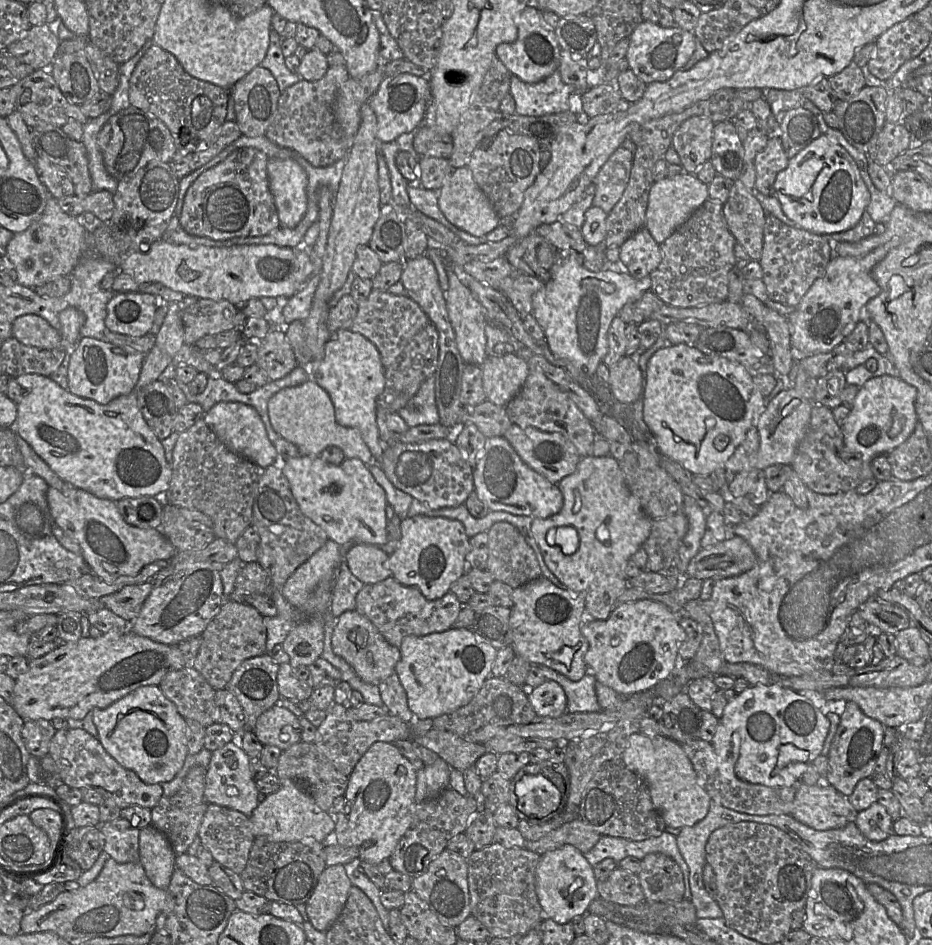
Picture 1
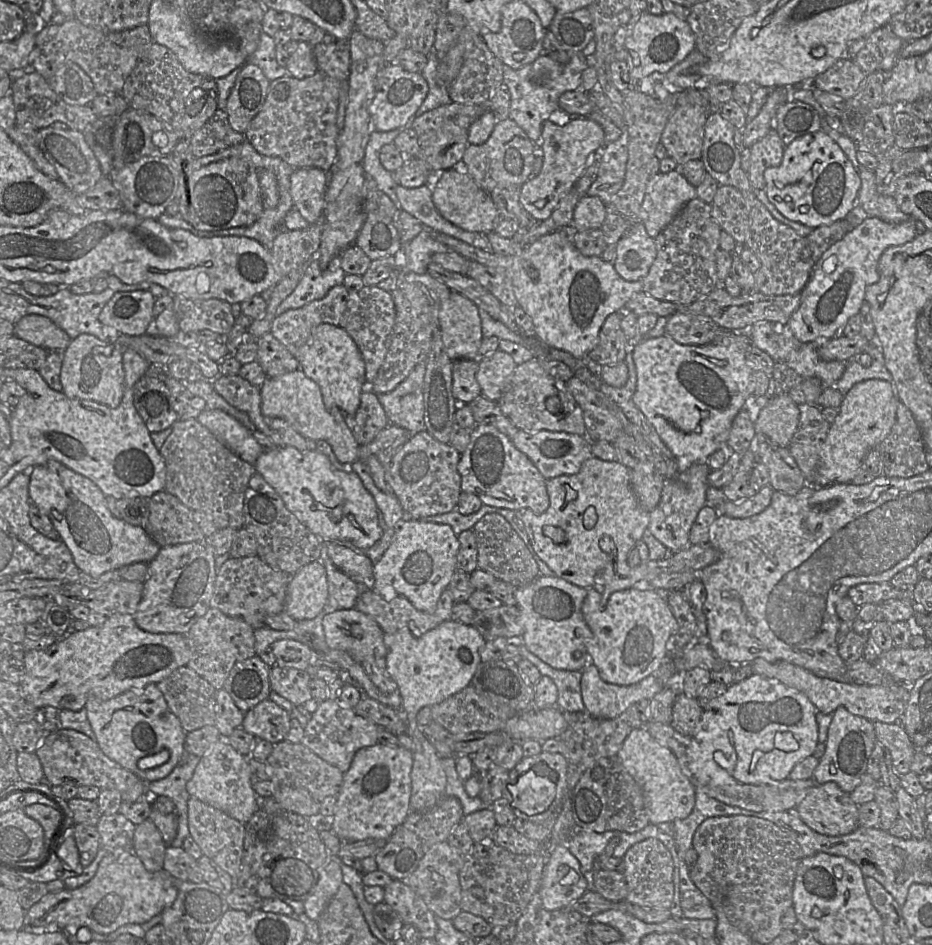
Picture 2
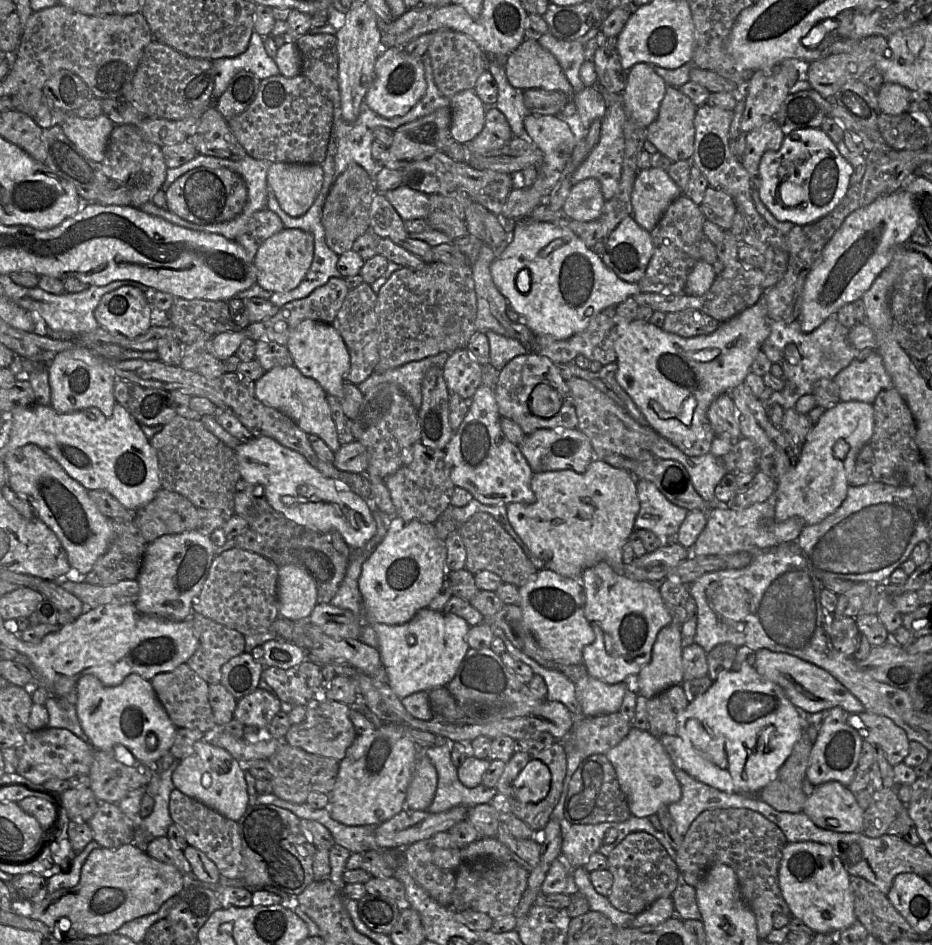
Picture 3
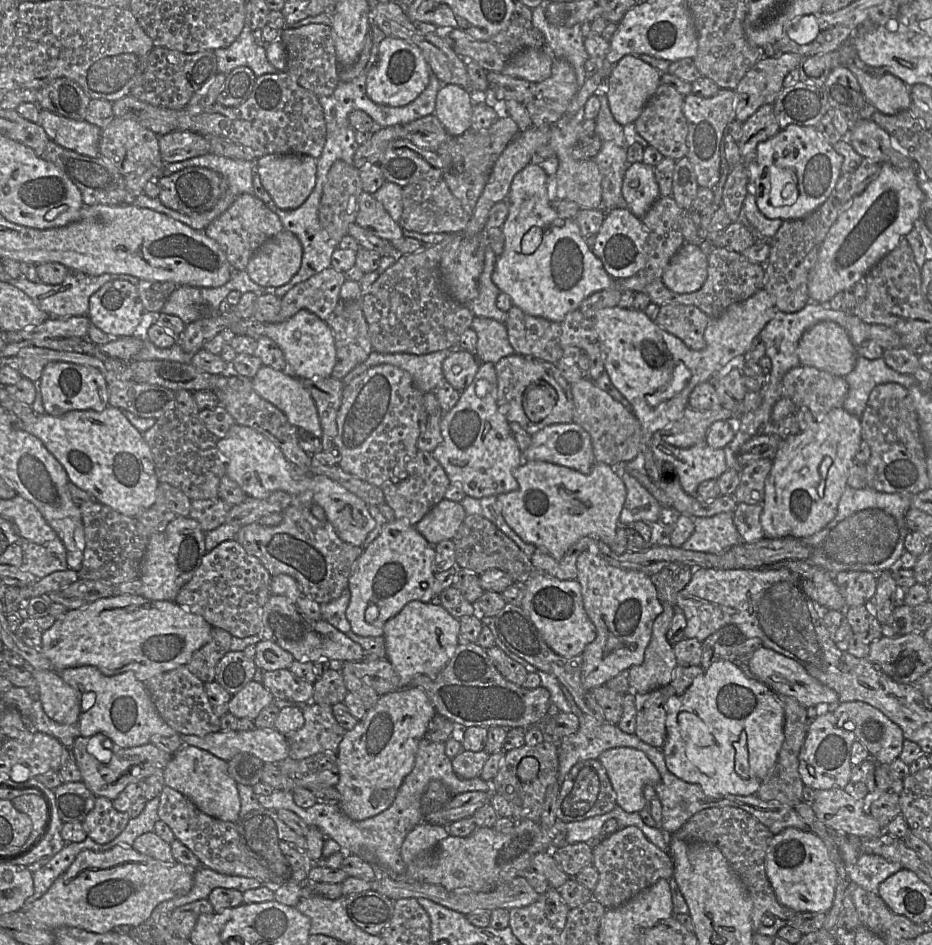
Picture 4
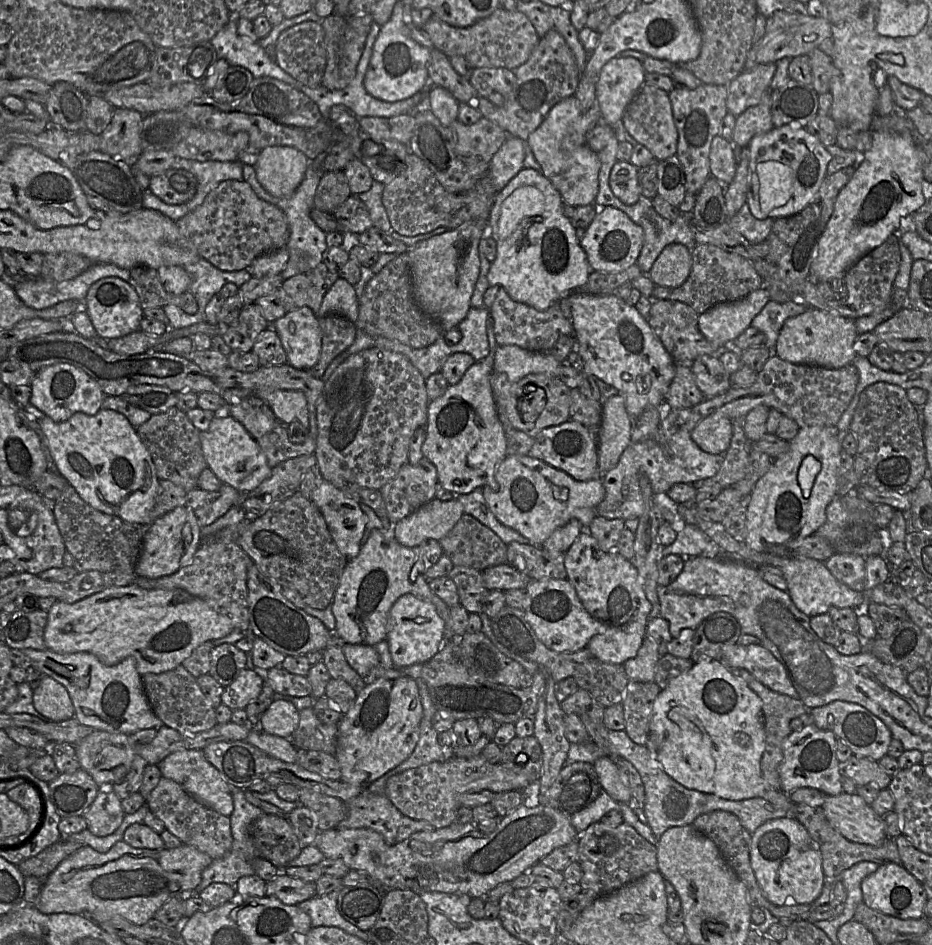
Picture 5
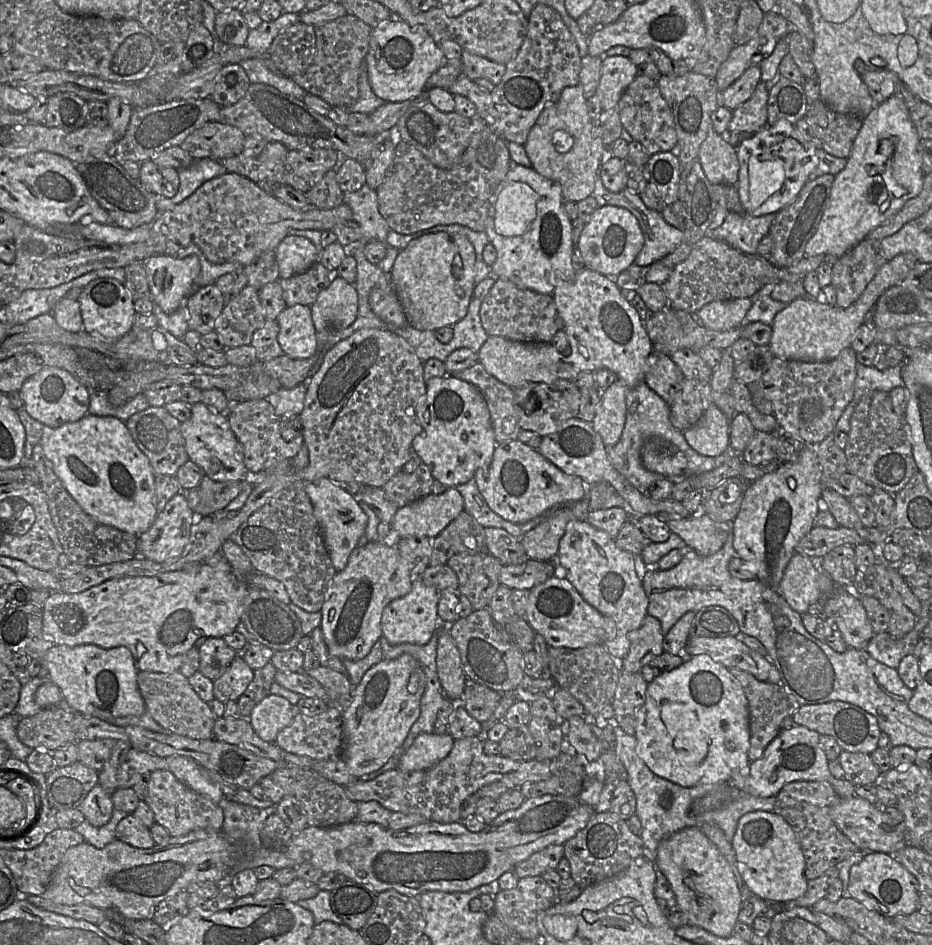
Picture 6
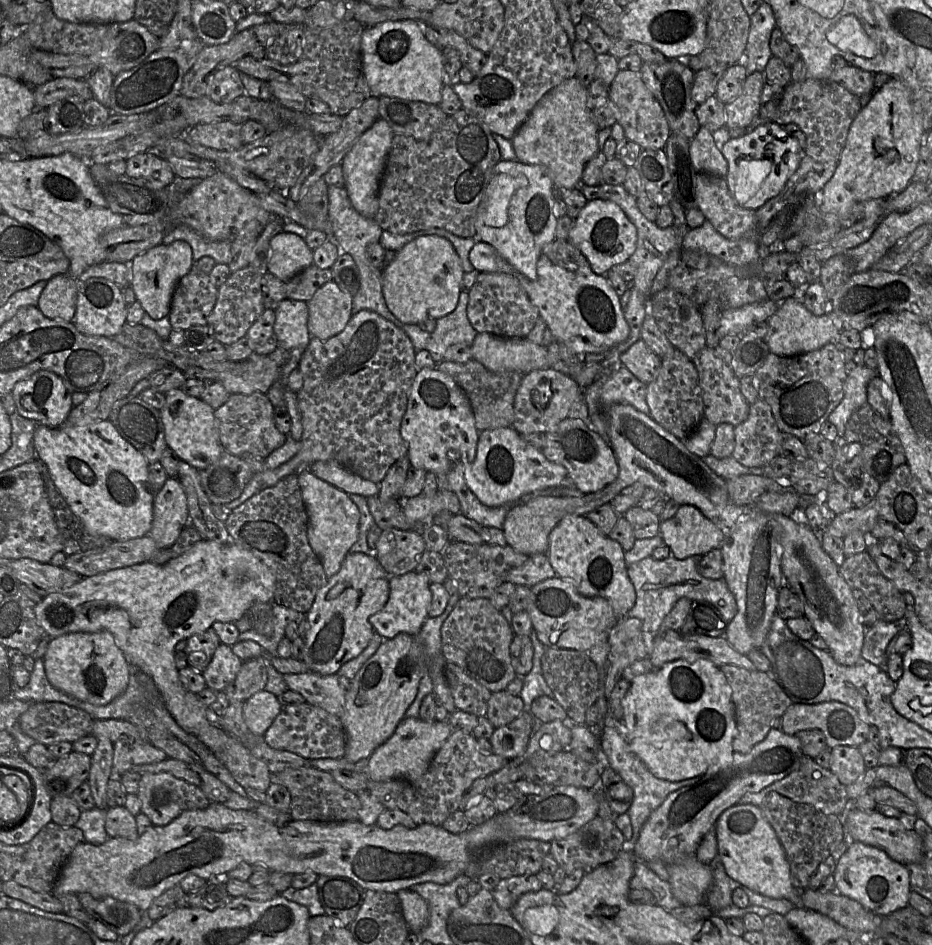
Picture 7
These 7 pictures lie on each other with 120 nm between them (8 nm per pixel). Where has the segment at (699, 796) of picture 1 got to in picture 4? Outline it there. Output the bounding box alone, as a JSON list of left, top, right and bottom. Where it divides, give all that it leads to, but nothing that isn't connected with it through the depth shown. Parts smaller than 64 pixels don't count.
[598,747,661,813]

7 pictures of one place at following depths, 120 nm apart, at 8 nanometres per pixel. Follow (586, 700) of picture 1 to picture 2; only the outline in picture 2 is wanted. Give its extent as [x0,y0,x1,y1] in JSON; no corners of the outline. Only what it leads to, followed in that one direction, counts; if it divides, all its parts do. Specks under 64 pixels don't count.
[507,636,585,712]

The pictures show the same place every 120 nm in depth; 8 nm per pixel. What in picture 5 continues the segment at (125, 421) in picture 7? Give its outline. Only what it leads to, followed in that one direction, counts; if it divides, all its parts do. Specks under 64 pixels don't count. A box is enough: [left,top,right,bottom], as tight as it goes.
[136,407,208,492]

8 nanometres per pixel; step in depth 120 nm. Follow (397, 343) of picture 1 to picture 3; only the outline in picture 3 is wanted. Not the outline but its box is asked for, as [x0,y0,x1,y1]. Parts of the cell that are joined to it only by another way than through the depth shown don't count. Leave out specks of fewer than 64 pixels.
[331,283,380,385]

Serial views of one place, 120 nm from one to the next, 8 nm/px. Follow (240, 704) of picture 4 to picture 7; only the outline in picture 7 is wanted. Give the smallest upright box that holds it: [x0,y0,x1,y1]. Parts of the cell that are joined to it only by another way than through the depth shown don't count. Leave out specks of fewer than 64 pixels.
[201,643,243,692]

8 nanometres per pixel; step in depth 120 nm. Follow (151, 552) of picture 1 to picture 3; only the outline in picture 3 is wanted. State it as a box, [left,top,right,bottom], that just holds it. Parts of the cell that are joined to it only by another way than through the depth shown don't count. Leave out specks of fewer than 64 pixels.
[3,444,113,574]

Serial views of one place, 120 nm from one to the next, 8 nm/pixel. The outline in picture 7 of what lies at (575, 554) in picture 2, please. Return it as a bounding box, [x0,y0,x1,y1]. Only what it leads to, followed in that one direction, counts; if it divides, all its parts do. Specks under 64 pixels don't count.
[464,427,575,507]

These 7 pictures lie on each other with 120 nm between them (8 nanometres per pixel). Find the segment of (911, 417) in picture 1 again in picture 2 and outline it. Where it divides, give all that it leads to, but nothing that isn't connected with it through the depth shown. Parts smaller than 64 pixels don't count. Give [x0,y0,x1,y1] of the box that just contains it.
[811,379,898,487]

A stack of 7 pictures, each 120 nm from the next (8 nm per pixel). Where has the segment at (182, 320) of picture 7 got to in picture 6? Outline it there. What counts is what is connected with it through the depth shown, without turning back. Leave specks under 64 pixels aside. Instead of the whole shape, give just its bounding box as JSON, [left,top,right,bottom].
[185,284,225,335]

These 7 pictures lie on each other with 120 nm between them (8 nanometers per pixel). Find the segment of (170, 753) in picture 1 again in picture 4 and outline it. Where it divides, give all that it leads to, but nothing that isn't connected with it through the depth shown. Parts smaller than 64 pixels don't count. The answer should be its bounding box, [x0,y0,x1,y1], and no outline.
[57,666,177,748]

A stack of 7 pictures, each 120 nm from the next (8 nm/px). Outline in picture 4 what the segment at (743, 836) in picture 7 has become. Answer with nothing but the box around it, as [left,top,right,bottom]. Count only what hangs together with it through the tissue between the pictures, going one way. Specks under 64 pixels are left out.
[765,828,837,913]

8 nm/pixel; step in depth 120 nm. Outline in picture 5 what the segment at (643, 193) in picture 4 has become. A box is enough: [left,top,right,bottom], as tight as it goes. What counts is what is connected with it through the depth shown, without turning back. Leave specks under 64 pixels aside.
[609,161,642,205]

